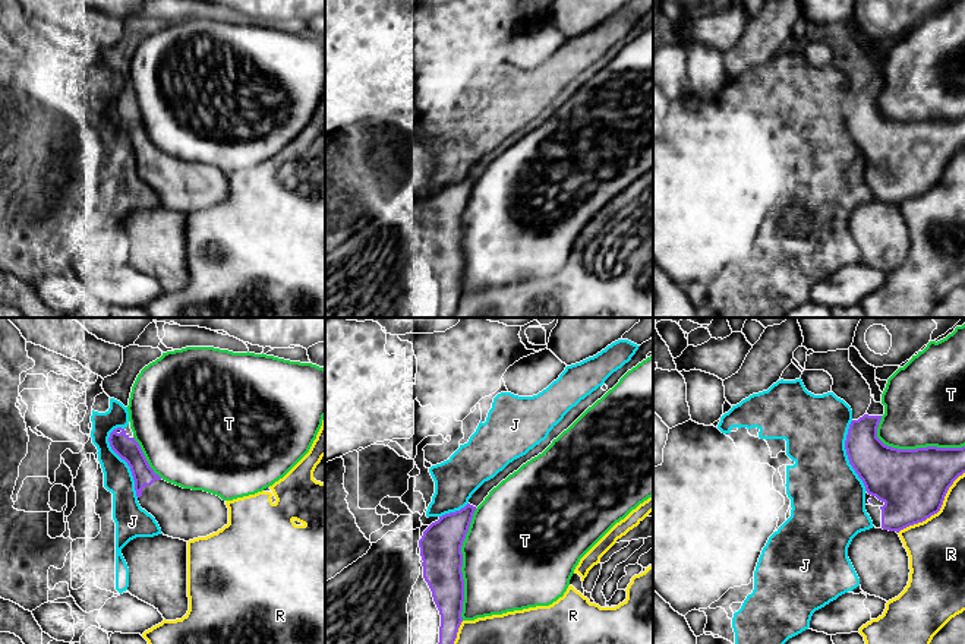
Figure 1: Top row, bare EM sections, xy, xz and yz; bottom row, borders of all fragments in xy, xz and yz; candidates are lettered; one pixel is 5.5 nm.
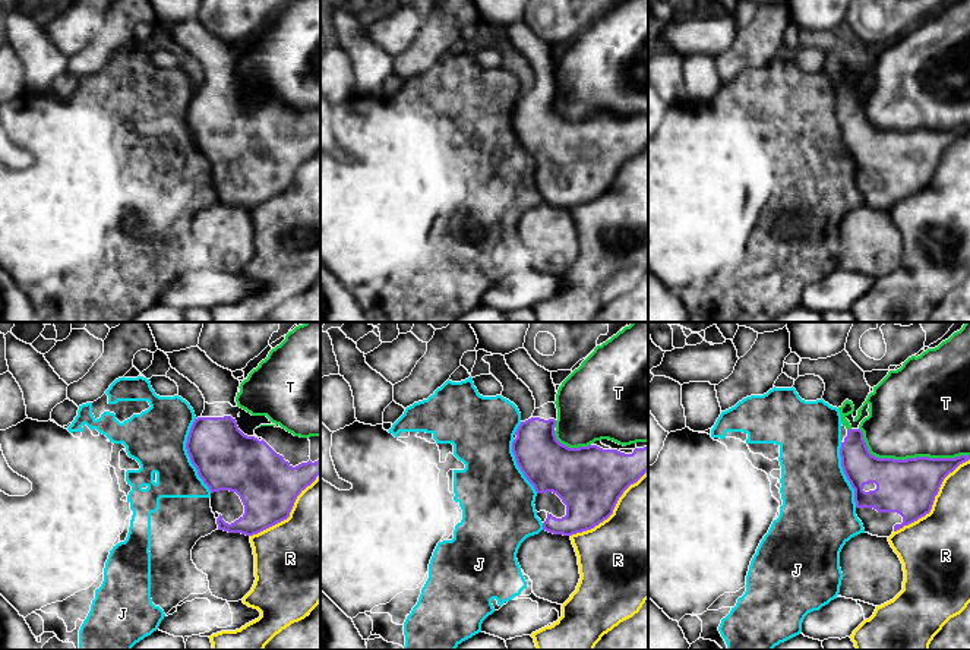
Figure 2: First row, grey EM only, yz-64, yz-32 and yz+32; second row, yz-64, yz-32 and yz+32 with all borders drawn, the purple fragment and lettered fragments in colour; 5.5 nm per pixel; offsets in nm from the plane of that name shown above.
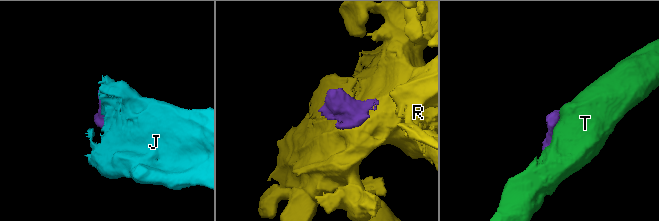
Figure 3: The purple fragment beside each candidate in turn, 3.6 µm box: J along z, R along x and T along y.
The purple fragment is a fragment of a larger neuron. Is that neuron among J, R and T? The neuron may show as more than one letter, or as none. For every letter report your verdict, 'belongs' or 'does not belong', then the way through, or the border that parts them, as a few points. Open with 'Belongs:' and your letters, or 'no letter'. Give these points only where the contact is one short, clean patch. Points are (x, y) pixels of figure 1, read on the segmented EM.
Belongs: no letter
J: does not belong
R: does not belong
T: does not belong

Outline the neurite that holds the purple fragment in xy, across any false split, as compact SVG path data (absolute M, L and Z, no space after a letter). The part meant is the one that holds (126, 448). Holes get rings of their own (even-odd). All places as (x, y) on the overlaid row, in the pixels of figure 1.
M114 429L108 442L130 467L138 502L155 518L164 536L189 542L217 533L228 524L226 501L163 480L149 467L139 443L124 429Z

